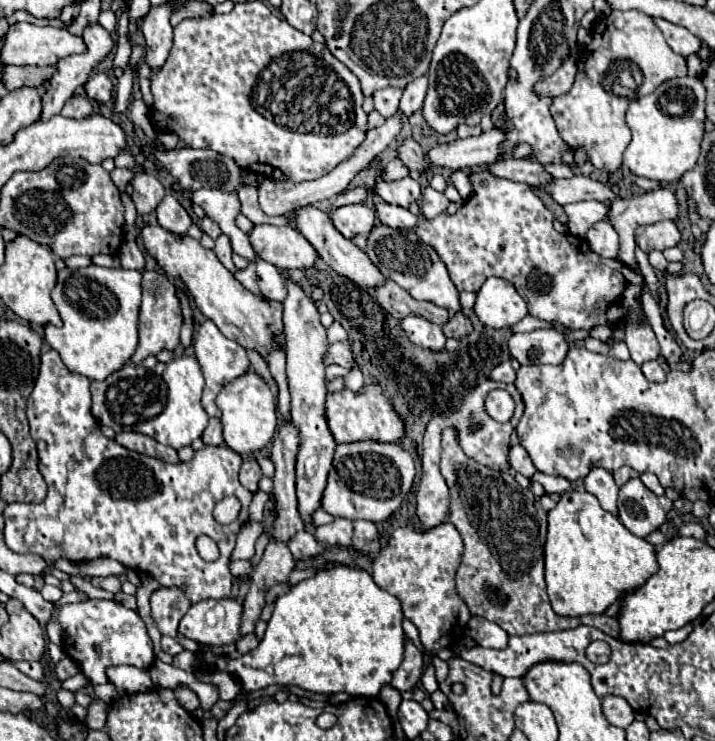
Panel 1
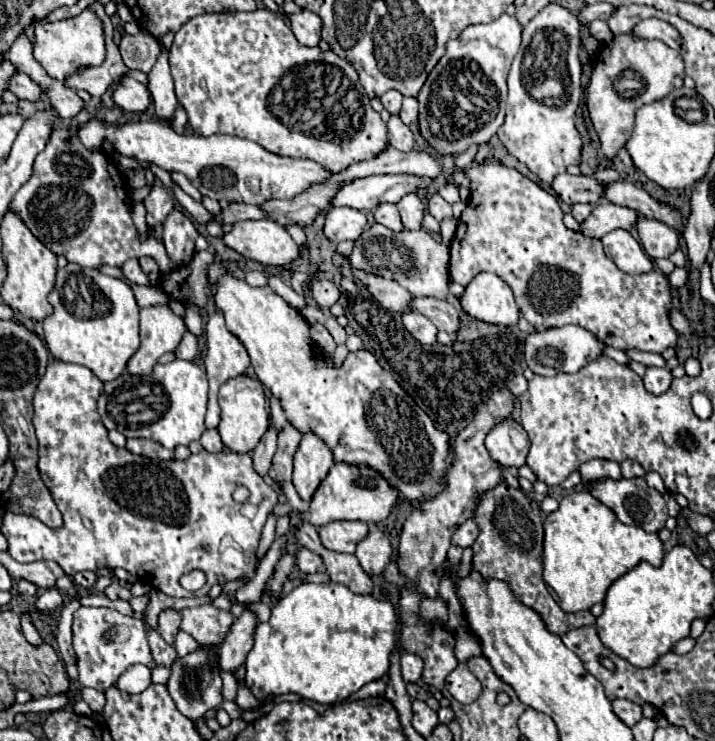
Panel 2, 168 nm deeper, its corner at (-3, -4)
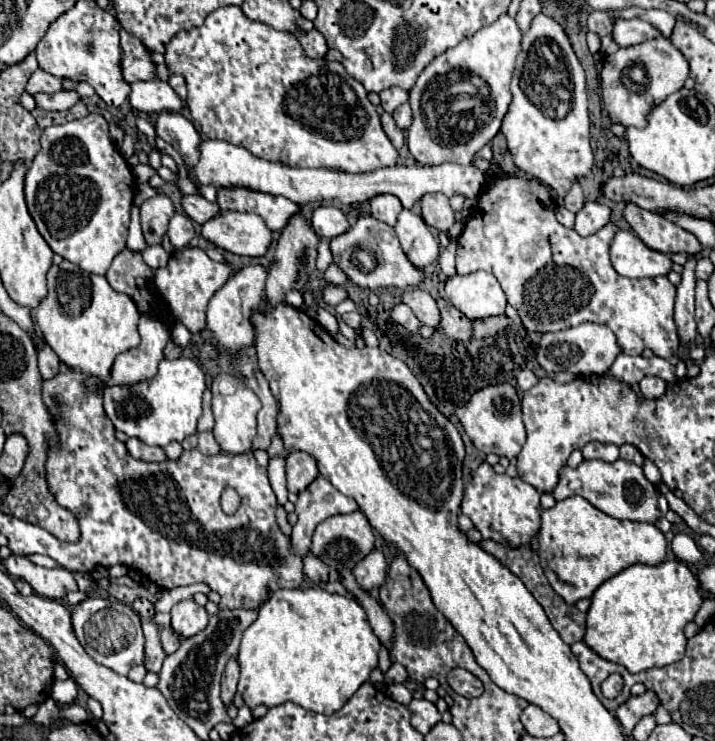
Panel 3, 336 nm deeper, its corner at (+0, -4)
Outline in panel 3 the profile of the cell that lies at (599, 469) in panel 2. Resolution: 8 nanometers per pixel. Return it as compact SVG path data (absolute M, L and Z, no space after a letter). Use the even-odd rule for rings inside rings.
M587 443L583 449L583 459L599 459L605 463L615 463L619 459L619 447L605 445L605 443Z

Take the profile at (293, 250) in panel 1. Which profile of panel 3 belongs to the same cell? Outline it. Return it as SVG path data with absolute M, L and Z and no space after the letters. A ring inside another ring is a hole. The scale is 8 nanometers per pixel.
M225 211L225 215L209 219L201 235L221 249L247 257L263 257L273 241L273 231L257 213L237 211Z

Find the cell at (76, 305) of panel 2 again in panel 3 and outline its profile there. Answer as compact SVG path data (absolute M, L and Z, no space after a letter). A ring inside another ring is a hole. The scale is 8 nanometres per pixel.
M63 261L47 273L47 297L35 309L35 321L57 357L71 369L109 381L117 355L139 345L139 311L133 299L115 291L105 277Z

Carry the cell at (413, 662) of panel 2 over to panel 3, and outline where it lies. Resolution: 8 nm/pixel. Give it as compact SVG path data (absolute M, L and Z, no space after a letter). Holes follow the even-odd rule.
M393 663L389 667L389 671L385 673L385 683L387 685L393 685L393 683L405 683L407 681L407 671L405 667L401 667L399 663Z

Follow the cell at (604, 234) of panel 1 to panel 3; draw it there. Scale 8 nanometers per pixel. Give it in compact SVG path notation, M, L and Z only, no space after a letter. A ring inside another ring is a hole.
M617 231L611 243L611 263L623 277L641 279L667 275L671 259L659 251L649 249L635 233Z

